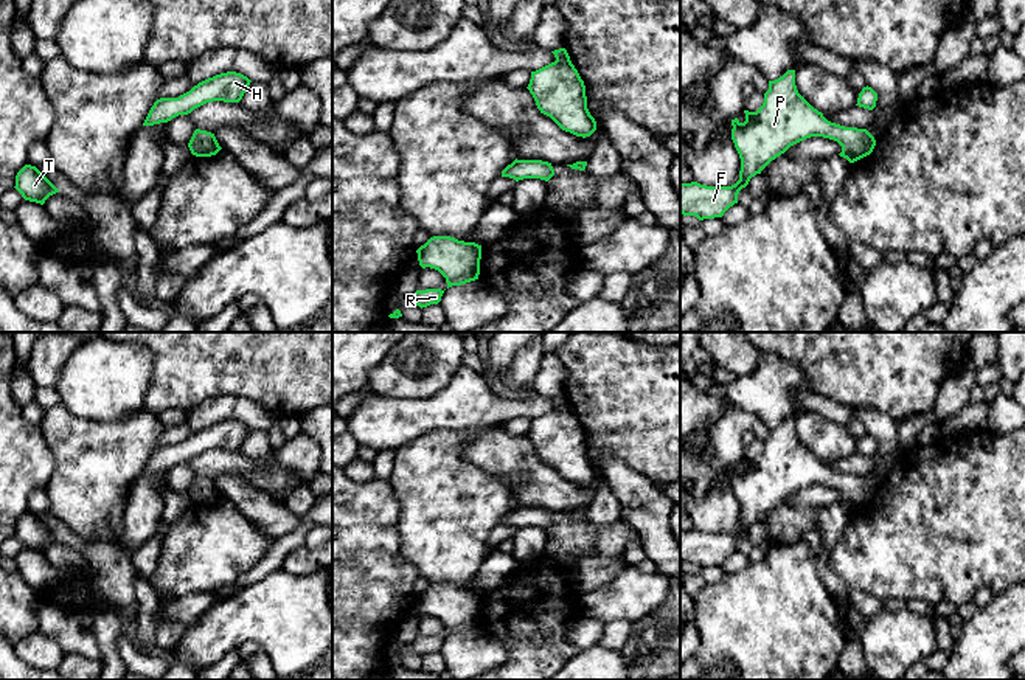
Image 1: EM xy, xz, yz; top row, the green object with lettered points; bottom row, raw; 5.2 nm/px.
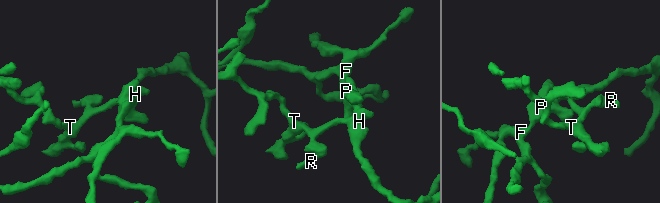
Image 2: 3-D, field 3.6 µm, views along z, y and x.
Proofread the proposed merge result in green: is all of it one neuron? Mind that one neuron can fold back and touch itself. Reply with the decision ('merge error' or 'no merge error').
no merge error

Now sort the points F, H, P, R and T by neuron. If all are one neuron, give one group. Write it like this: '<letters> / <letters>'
F H P R T

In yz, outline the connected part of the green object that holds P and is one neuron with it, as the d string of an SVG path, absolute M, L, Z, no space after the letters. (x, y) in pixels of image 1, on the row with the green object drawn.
M795 70L769 81L764 102L756 112L744 110L745 121L731 120L731 140L741 158L739 180L731 186L707 186L697 182L680 183L680 213L699 220L722 217L738 203L738 194L752 177L790 146L823 137L842 146L840 157L854 163L870 155L876 146L867 129L845 127L828 121L797 90Z

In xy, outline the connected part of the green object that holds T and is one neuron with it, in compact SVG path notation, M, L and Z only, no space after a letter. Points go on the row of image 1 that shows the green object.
M25 165L16 175L14 186L25 200L43 205L59 189L36 168Z

